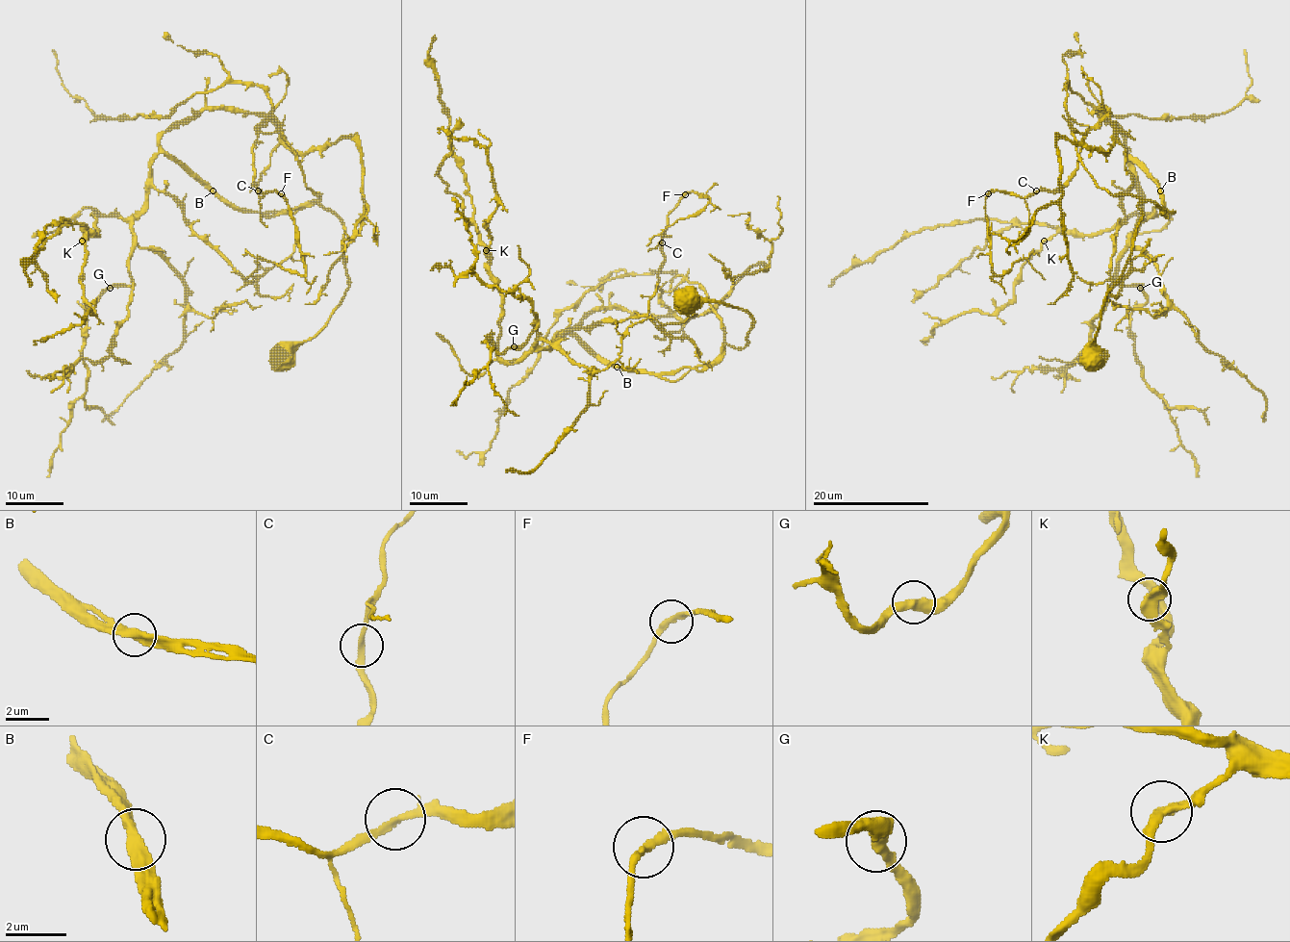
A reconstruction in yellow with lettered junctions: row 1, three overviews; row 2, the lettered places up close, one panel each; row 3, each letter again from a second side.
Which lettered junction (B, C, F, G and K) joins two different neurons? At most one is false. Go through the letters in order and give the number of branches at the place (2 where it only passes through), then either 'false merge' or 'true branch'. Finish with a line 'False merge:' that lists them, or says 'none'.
B: 2 | true branch
C: 2 | true branch
F: 2 | true branch
G: 2 | true branch
K: 2 | true branch
False merge: none

